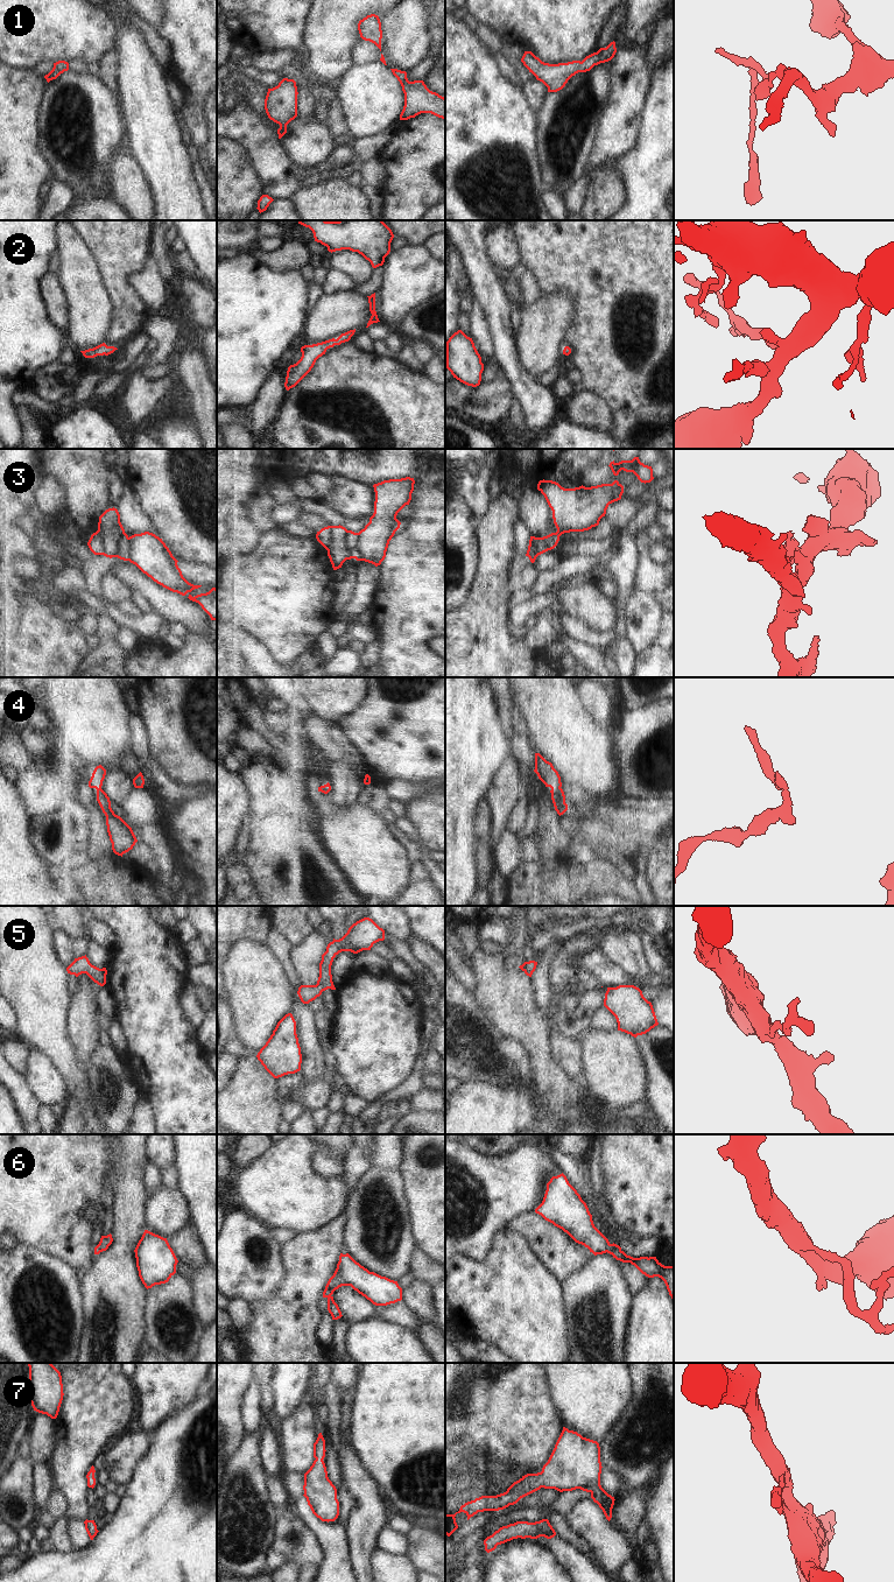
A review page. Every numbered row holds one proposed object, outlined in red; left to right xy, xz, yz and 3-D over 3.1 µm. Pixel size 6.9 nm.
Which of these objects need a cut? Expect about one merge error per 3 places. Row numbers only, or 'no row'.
3

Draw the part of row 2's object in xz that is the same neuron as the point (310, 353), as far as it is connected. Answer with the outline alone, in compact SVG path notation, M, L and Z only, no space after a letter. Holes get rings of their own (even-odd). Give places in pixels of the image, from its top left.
M354 330L342 333L337 339L332 338L322 343L304 345L301 347L301 359L288 367L284 387L287 391L295 387L314 367L316 360L325 354L326 350L335 345L349 342L354 335Z

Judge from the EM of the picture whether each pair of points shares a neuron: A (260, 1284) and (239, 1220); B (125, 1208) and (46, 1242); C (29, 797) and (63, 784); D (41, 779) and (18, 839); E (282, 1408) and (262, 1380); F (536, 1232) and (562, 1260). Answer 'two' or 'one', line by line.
A: one
B: two
C: one
D: two
E: two
F: one

